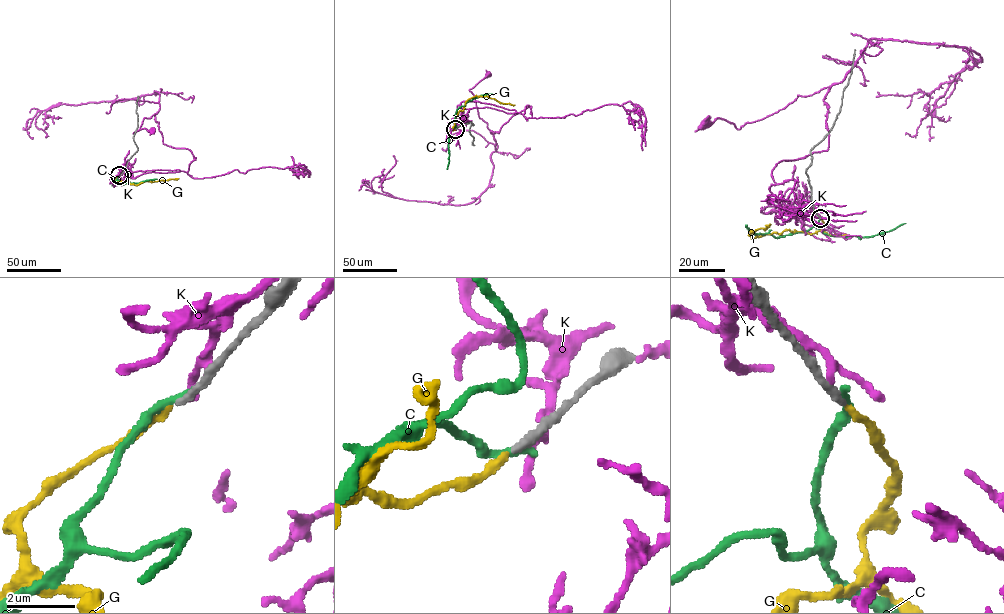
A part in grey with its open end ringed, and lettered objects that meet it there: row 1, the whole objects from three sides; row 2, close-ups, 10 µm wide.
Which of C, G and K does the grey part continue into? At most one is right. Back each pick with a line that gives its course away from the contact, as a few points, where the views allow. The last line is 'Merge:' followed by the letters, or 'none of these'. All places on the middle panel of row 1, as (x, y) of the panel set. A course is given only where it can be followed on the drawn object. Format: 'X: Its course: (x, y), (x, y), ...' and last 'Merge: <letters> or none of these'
G: Its course: (455, 129), (451, 130), (455, 116), (473, 97), (487, 96), (514, 105)
Merge: G

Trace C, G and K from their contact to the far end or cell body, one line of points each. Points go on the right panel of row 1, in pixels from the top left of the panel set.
C: (820, 218), (817, 228), (779, 237), (769, 233), (755, 234), (746, 225)
G: (820, 218), (821, 228), (812, 233), (785, 229), (781, 234), (750, 236), (751, 230), (765, 228), (769, 224)
K: (819, 217), (798, 191), (801, 216), (777, 224), (769, 187), (779, 161), (827, 150), (829, 87), (705, 124)

